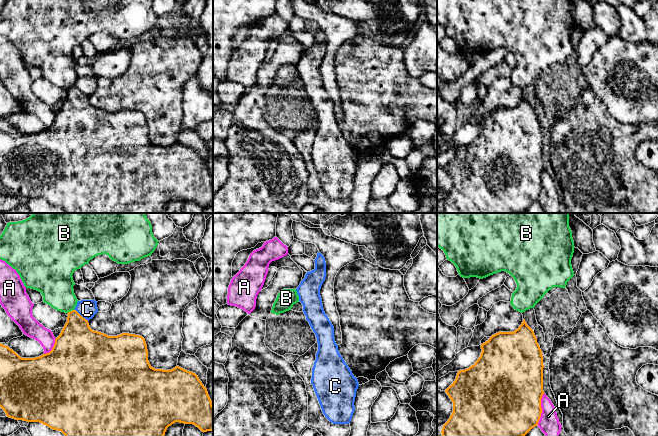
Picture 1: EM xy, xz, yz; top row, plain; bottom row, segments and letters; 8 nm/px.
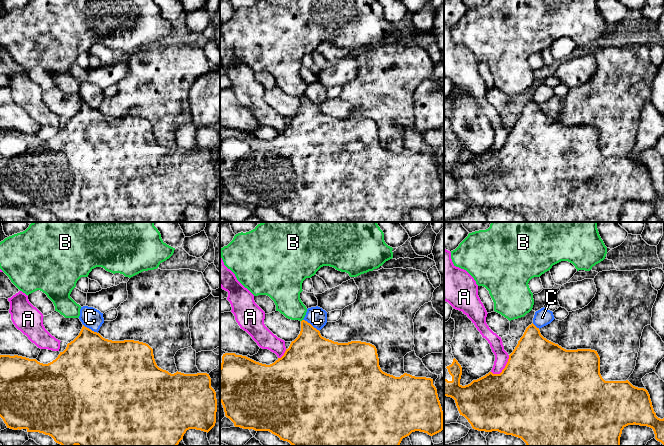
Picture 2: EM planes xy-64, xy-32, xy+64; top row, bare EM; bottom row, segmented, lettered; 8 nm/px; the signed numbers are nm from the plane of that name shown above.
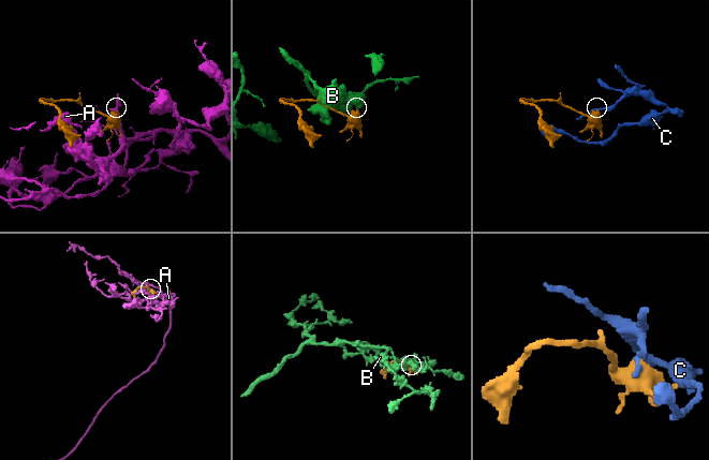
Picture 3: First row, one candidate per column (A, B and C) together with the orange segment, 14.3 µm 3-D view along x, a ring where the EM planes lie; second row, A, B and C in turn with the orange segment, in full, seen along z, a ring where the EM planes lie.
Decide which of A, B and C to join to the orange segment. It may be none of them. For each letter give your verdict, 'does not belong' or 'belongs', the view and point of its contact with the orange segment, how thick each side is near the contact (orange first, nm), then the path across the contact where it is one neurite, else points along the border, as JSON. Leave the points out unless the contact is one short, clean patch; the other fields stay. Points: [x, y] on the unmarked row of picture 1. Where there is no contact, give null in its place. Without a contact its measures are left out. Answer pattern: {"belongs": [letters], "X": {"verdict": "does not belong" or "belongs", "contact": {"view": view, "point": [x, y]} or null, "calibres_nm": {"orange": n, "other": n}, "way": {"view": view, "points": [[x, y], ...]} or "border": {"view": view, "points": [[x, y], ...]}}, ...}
{"belongs": [], "A": {"verdict": "does not belong", "contact": {"view": "yz", "point": [541, 185]}, "calibres_nm": {"orange": 500, "other": 160}}, "B": {"verdict": "does not belong", "contact": {"view": "xy", "point": [70, 87]}, "calibres_nm": {"orange": 300, "other": 280}, "border": {"view": "xy", "points": [[73, 85], [67, 88]]}}, "C": {"verdict": "does not belong", "contact": {"view": "xy", "point": [80, 91]}, "calibres_nm": {"orange": 360, "other": 150}}}

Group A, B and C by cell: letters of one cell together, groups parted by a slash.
A / B / C

